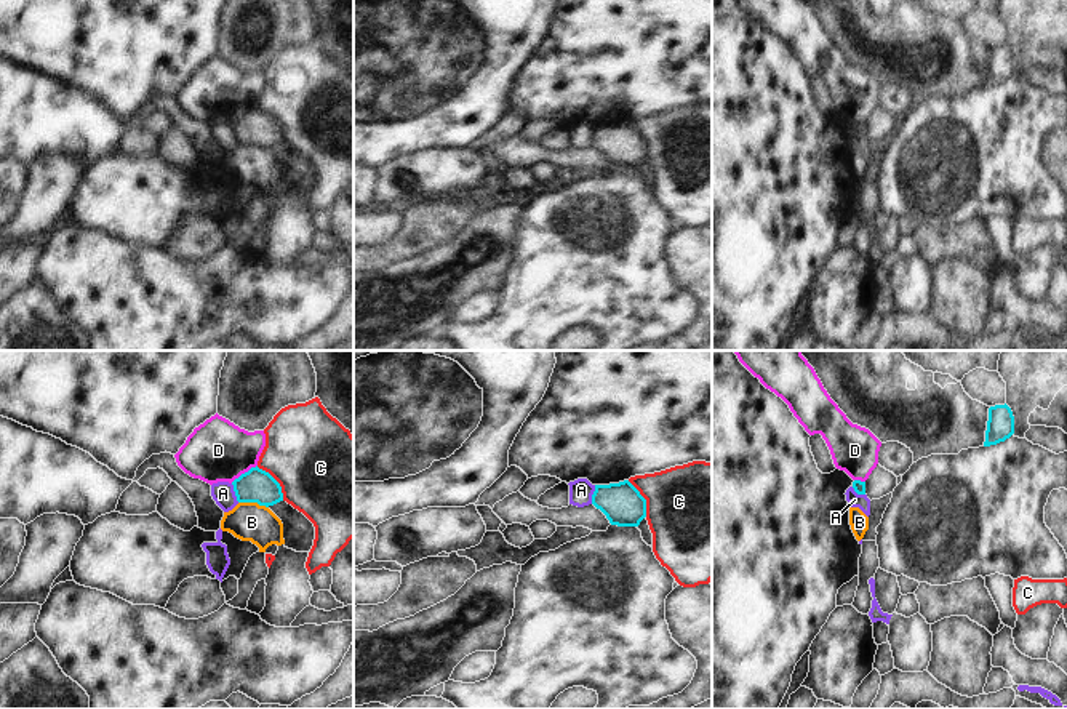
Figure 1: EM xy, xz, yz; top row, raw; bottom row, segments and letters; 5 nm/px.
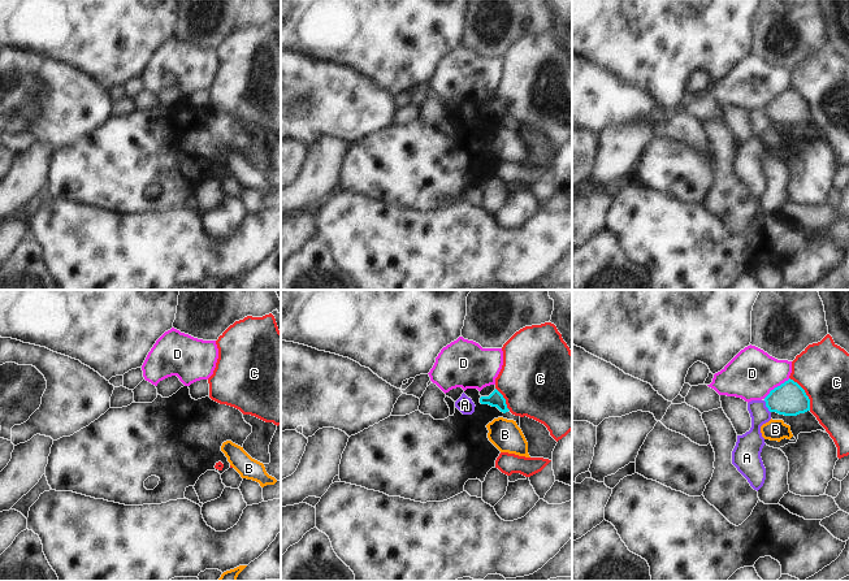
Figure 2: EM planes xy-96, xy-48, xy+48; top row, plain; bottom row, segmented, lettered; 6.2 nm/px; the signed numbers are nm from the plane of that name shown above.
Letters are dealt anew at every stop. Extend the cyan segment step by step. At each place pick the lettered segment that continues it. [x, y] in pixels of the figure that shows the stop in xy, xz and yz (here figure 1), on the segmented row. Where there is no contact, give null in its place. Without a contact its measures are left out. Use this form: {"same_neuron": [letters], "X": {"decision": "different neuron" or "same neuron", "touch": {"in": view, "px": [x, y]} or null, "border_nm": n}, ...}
{"same_neuron": [], "A": {"decision": "different neuron", "touch": {"in": "xy", "px": [235, 493]}, "border_nm": 100}, "B": {"decision": "different neuron", "touch": {"in": "xy", "px": [253, 501]}, "border_nm": 160}, "C": {"decision": "different neuron", "touch": {"in": "xy", "px": [275, 480]}, "border_nm": 220}, "D": {"decision": "different neuron", "touch": {"in": "xy", "px": [245, 472]}, "border_nm": 160}}

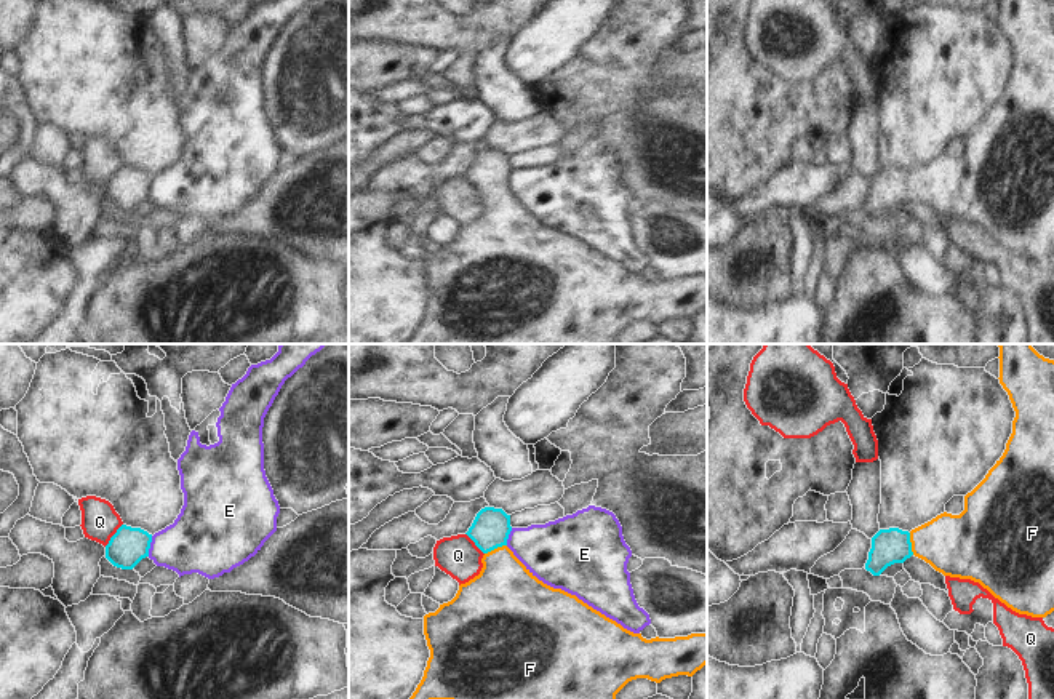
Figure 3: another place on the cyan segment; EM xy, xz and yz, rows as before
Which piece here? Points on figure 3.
{"same_neuron": ["F"], "E": {"decision": "different neuron", "touch": {"in": "xy", "px": [149, 546]}, "border_nm": 110}, "F": {"decision": "same neuron", "touch": {"in": "xz", "px": [495, 547]}, "border_nm": 120}, "Q": {"decision": "different neuron", "touch": {"in": "xy", "px": [114, 535]}, "border_nm": 150}}

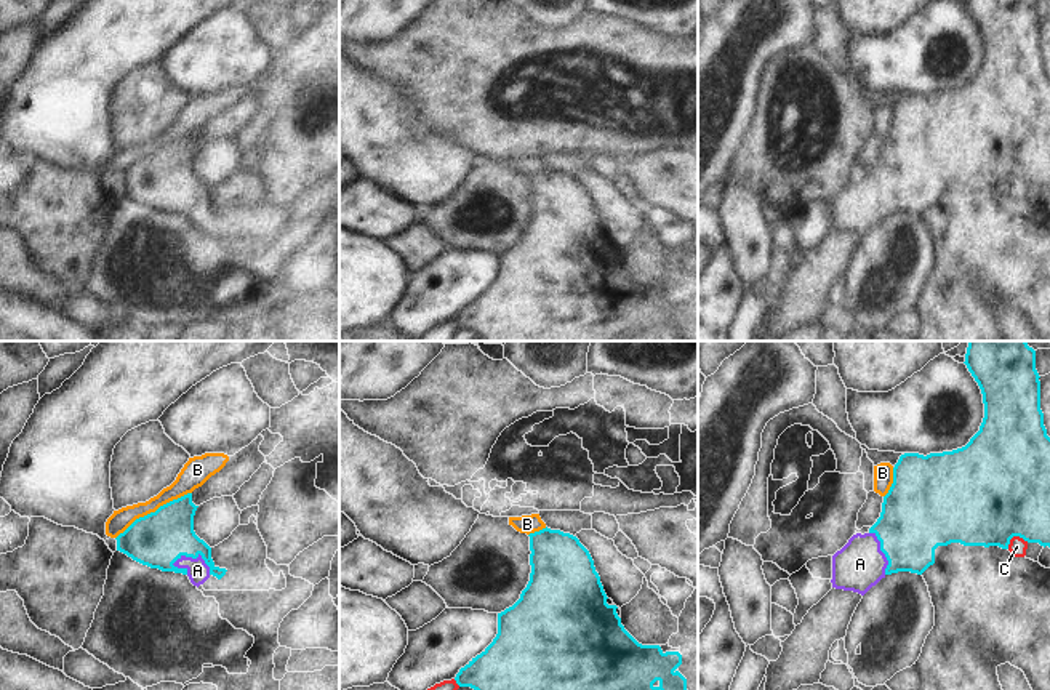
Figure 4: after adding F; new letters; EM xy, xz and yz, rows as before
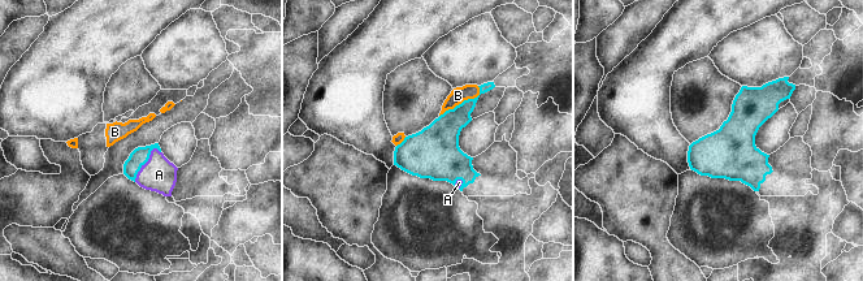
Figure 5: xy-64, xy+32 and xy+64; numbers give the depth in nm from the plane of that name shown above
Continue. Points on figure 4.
{"same_neuron": ["A"], "A": {"decision": "same neuron", "touch": {"in": "xy", "px": [194, 557]}, "border_nm": 200}, "B": {"decision": "different neuron", "touch": {"in": "xy", "px": [152, 513]}, "border_nm": 440}, "C": {"decision": "different neuron", "touch": {"in": "yz", "px": [1015, 535]}, "border_nm": 120}}

